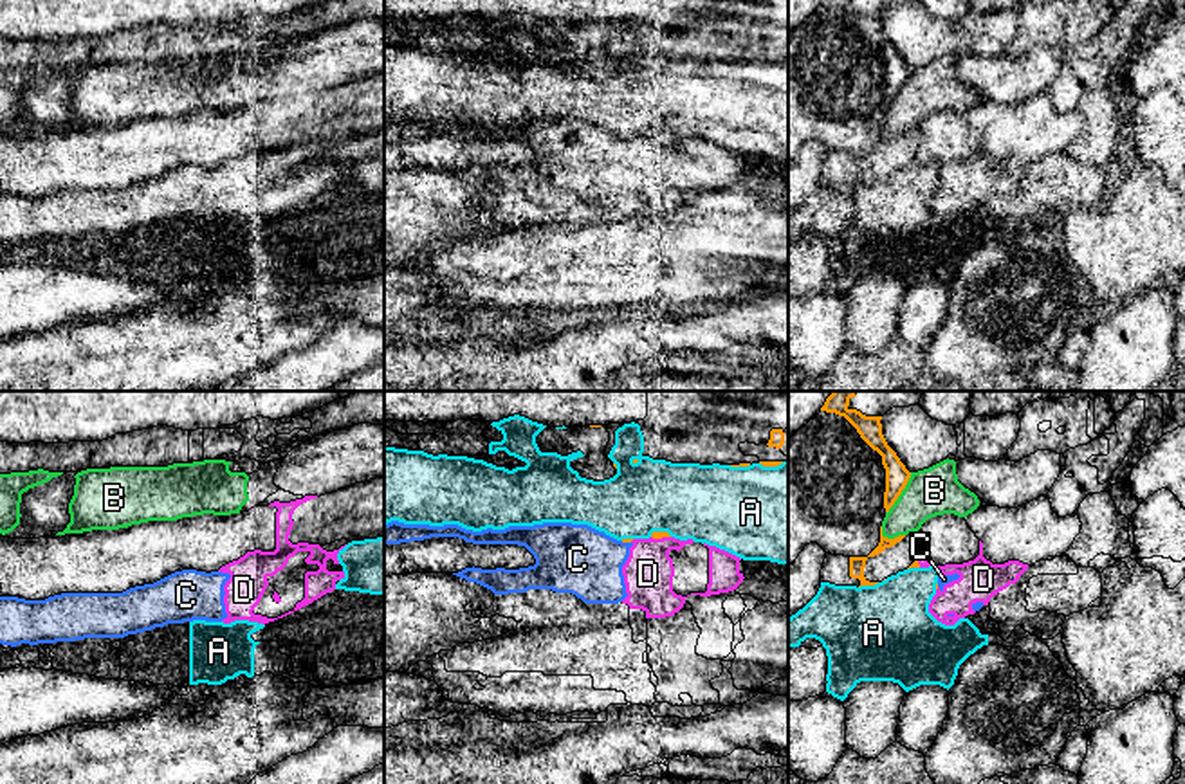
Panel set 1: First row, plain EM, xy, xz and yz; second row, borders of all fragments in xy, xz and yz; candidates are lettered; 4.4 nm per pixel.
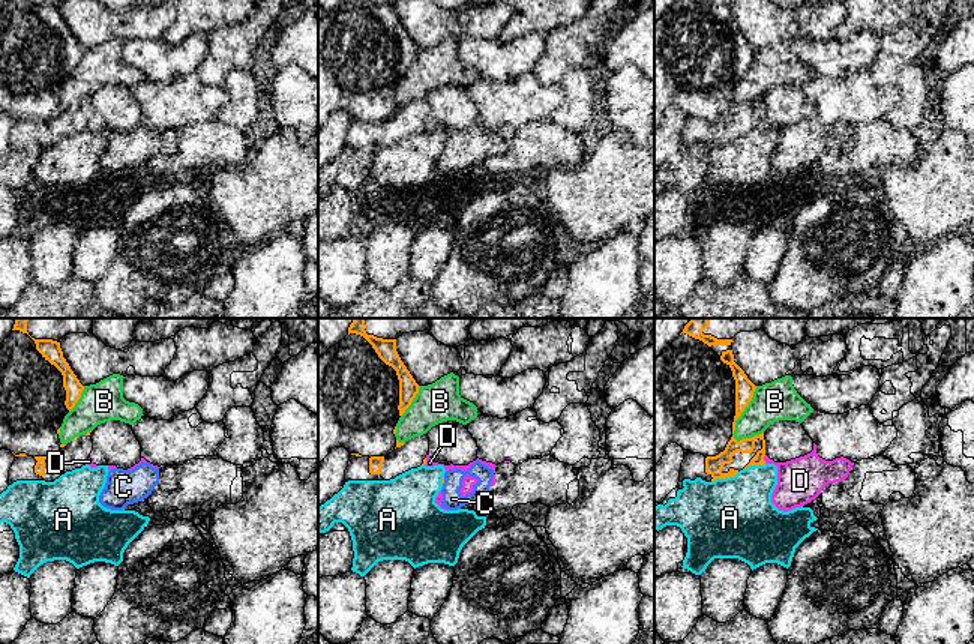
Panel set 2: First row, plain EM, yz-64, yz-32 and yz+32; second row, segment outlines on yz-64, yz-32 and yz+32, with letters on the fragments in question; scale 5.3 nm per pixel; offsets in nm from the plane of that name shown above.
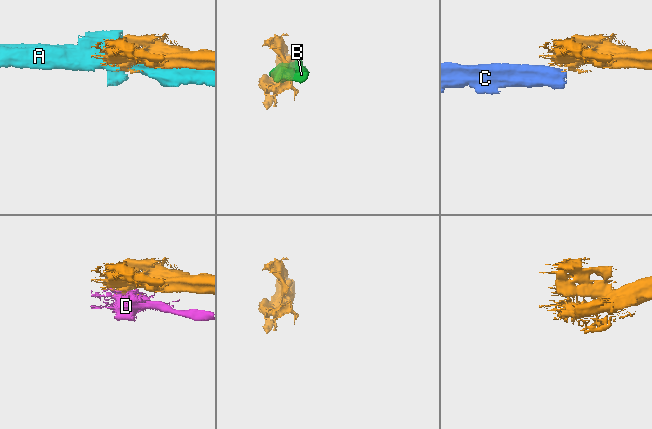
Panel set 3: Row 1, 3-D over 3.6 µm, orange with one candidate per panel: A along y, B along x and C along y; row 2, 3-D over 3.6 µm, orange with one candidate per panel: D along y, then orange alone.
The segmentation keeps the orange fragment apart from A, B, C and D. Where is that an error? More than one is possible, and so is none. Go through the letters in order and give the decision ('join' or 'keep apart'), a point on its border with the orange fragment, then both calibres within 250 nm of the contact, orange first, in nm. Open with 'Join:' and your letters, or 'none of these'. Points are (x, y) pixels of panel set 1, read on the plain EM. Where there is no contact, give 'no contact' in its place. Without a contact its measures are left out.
Join: none of these
A: keep apart; meets orange in yz at (868, 181); 70 nm thick on the orange side, 440 nm on the other
B: keep apart; meets orange in yz at (900, 89); 110 nm thick on the orange side, 220 nm on the other
C: keep apart; meets orange in xz at (626, 137); 20 nm thick on the orange side, 320 nm on the other
D: keep apart; meets orange in xz at (661, 134); 30 nm thick on the orange side, 220 nm on the other

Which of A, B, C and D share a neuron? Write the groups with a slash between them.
A / B / C D

